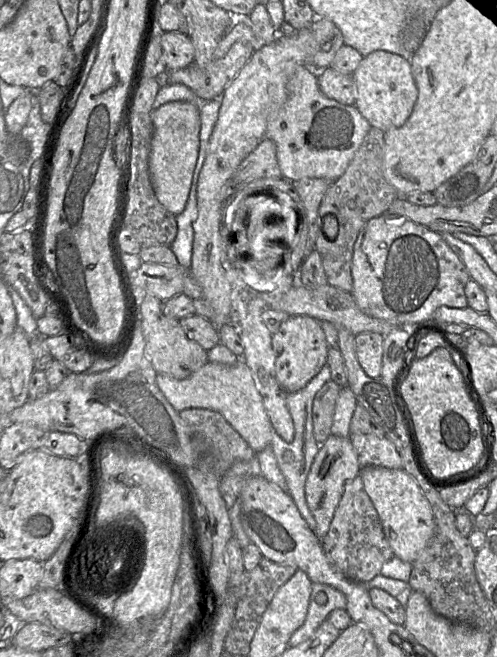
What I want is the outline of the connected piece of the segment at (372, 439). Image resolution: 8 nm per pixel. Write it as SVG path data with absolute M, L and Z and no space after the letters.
M350 434L350 441L360 469L366 466L402 469L400 455L386 437L379 438L373 434Z

